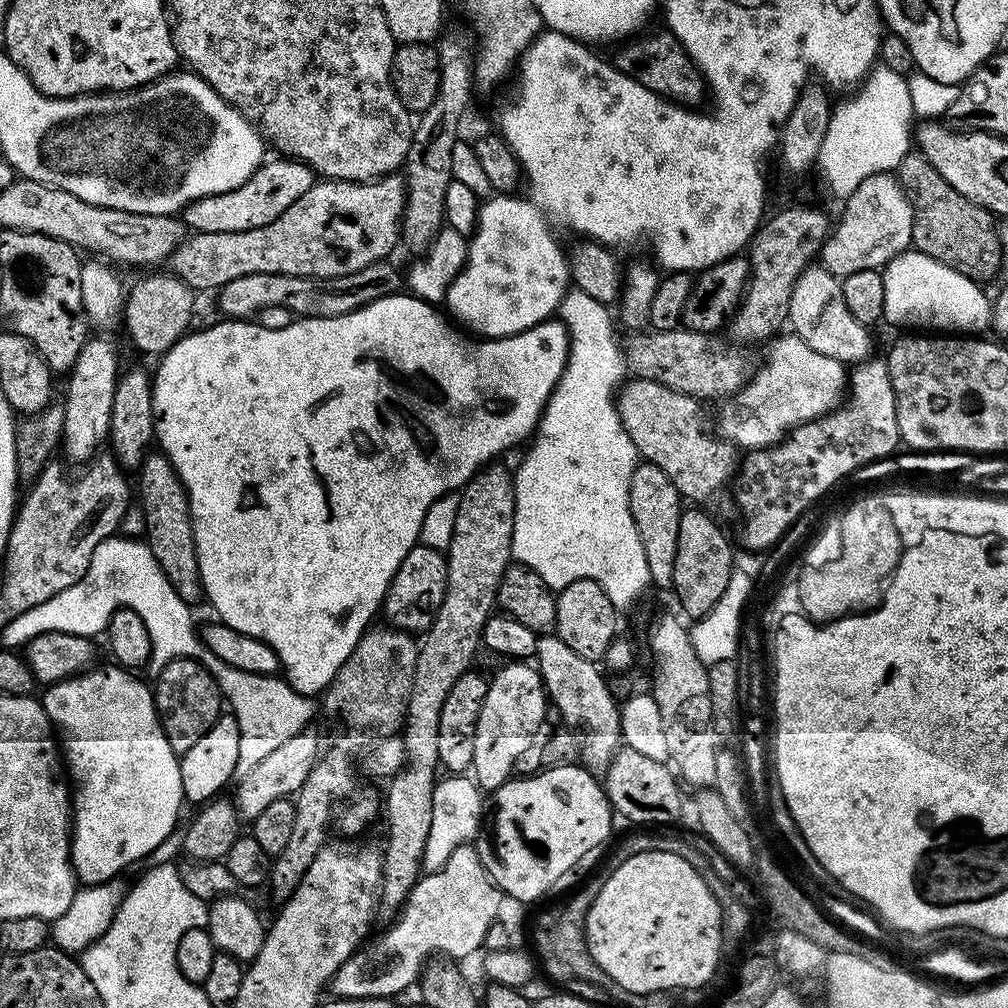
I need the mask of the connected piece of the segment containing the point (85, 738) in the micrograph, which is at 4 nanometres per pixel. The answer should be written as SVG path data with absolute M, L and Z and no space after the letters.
M119 666L100 667L51 685L42 696L44 713L58 733L66 772L74 785L71 793L72 868L77 881L84 886L115 881L127 864L150 855L175 830L180 804L185 803L186 784L179 773L178 753L166 742L164 731L160 729L153 689Z

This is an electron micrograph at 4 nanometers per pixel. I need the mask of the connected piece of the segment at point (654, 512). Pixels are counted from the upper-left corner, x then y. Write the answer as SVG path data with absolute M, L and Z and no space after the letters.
M647 462L637 463L630 478L630 514L634 518L634 526L638 526L638 538L642 538L642 550L646 550L646 570L649 581L655 587L657 584L665 590L671 589L674 578L674 558L678 555L678 522L681 511L682 497L674 482L670 482L670 478L666 478L666 474L658 470L658 466Z

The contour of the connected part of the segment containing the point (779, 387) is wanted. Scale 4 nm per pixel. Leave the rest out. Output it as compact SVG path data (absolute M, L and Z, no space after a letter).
M795 334L784 335L777 335L767 345L768 357L764 365L757 372L755 369L748 382L717 407L721 408L716 412L715 431L741 449L755 450L779 444L793 428L828 415L845 399L845 365L812 350Z

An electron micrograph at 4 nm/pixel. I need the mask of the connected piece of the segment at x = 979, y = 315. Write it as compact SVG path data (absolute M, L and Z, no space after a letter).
M909 250L895 256L882 269L886 302L884 320L887 323L901 324L904 330L939 330L944 334L980 334L992 323L992 300L983 292L981 285L958 270L930 258L926 254Z

